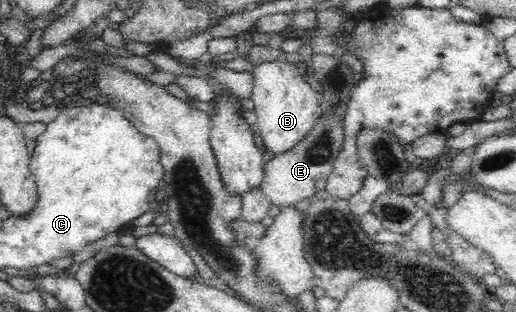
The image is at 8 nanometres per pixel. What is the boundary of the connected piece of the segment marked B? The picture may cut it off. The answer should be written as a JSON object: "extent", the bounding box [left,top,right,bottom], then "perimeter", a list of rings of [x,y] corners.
{"extent":[251,61,320,156],"perimeter":[[[285,61],[261,63],[251,73],[251,80],[252,75],[257,75],[257,85],[251,97],[257,116],[255,127],[262,137],[263,149],[272,151],[275,156],[281,155],[313,129],[320,115],[319,94],[301,79],[301,73],[295,65],[287,65]]]}

